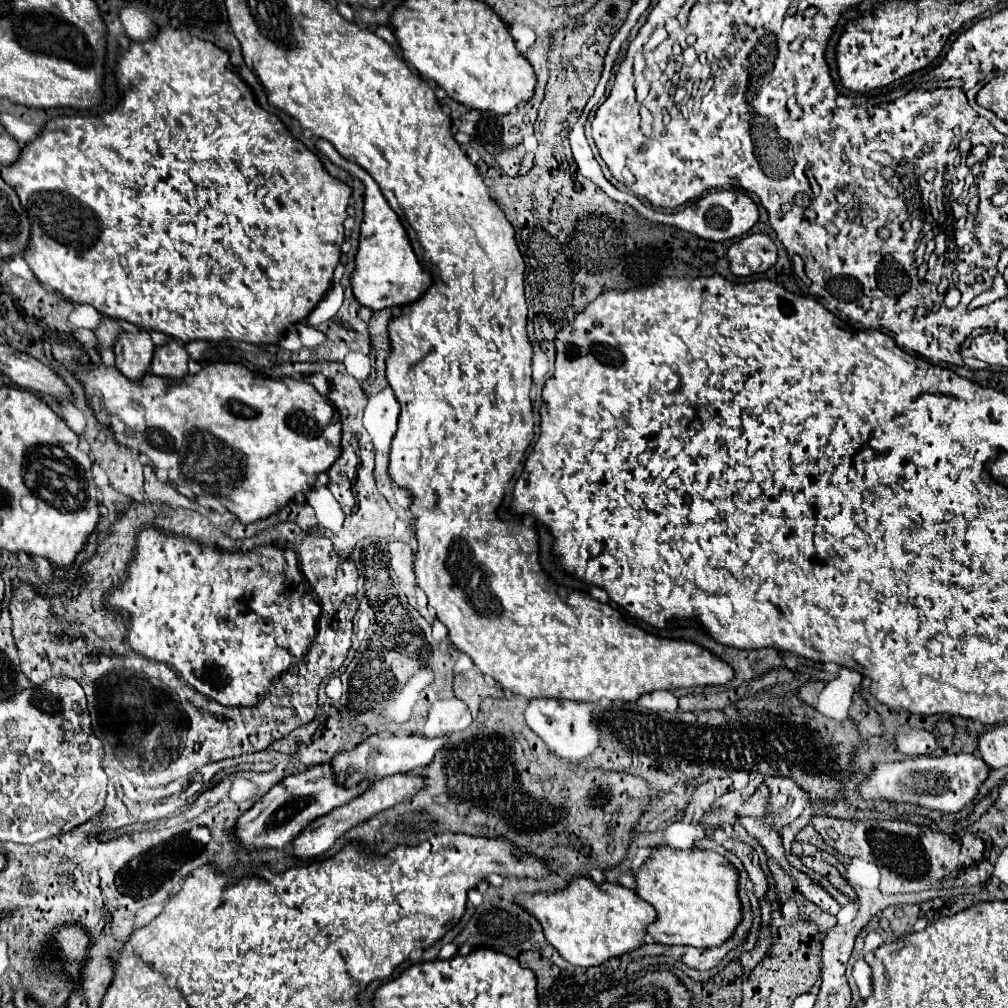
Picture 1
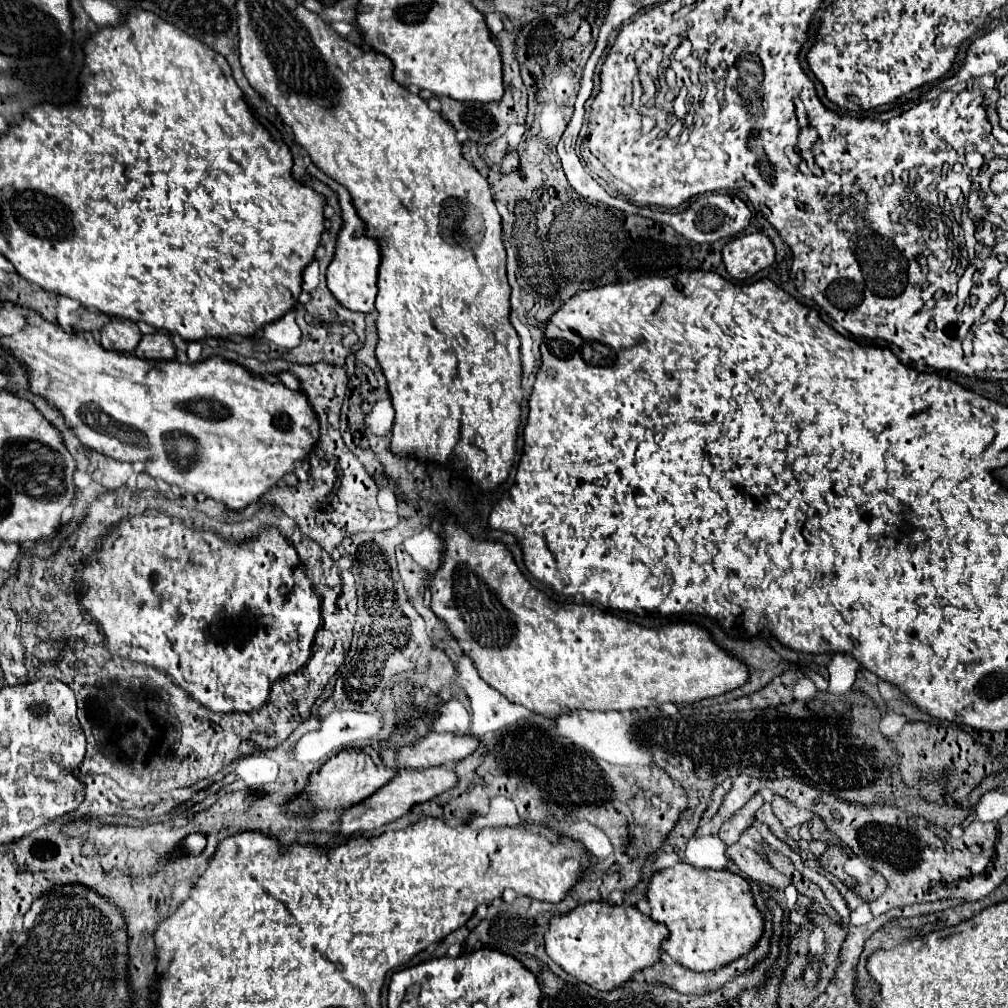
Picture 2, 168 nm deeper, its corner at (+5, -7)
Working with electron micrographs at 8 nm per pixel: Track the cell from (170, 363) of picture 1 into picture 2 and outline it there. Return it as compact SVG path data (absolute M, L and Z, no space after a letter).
M165 331L143 335L141 343L135 349L135 355L141 359L175 359L175 347L171 343L171 335Z

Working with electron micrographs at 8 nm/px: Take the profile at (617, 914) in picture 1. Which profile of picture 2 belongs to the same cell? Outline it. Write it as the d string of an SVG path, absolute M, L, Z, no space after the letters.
M585 903L573 909L563 917L551 919L549 933L545 935L545 951L547 955L569 975L577 981L587 983L597 991L613 991L621 987L625 981L631 981L637 971L651 967L661 961L661 943L669 937L669 931L663 923L653 921L651 917L643 915L637 907L631 905L607 905L607 903Z

